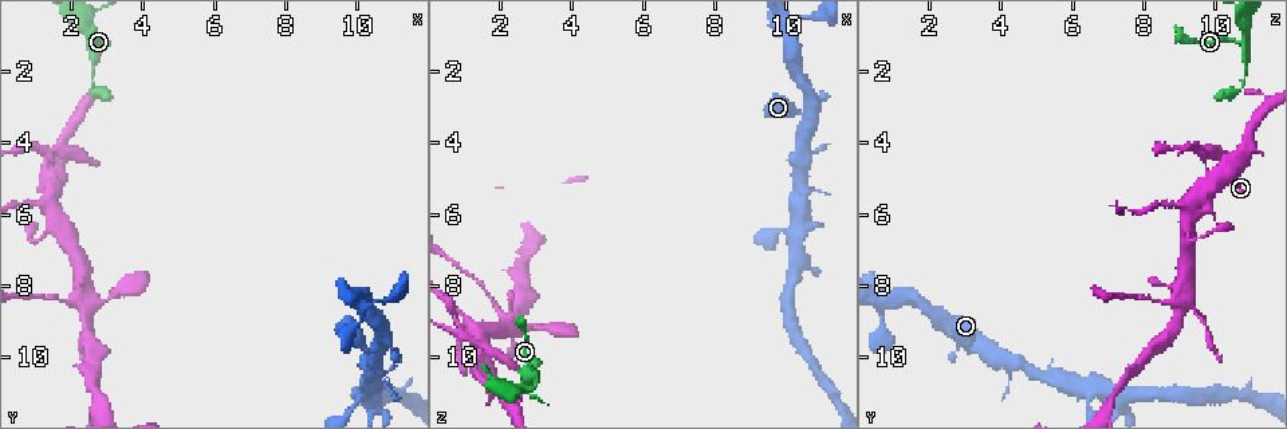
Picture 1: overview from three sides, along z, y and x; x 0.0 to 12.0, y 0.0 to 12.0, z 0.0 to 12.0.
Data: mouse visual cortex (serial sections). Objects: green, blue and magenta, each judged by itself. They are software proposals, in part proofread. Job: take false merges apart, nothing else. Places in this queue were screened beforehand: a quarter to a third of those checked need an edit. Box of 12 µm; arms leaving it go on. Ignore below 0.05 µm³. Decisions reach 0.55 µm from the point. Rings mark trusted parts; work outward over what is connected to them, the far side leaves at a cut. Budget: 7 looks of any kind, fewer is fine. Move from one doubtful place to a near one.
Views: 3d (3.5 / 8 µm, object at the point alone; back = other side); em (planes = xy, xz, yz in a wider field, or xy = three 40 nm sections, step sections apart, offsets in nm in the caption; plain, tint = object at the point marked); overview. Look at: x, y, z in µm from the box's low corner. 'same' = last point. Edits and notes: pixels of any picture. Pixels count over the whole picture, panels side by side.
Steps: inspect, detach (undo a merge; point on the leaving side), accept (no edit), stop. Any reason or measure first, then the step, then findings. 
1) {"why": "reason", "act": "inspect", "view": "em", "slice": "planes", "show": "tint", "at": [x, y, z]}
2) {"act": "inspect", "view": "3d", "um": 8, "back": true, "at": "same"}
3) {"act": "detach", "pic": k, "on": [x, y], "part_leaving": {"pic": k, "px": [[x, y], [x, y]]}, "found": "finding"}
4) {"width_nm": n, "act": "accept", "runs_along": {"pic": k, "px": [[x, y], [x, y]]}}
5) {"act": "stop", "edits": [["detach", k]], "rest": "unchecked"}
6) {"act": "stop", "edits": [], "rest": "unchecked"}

{"why": "a fork", "act": "inspect", "view": "3d", "um": 3.5, "back": true, "at": [1.4, 4.4, 9.7]}

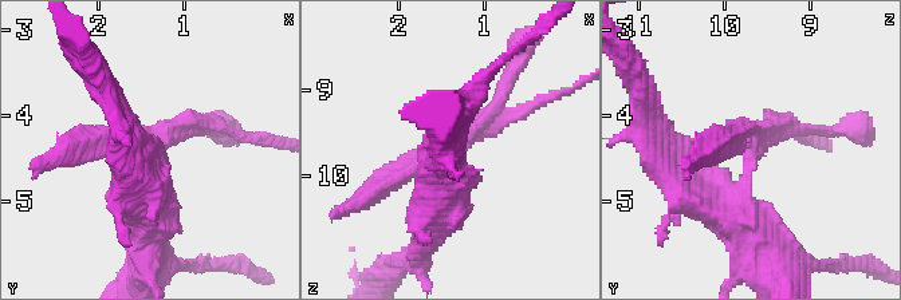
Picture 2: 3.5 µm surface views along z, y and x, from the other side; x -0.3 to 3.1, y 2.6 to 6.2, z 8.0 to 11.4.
{"why": "shape alone is not enough", "act": "inspect", "view": "em", "slice": "xy", "step": 2, "show": "tint", "at": "same"}

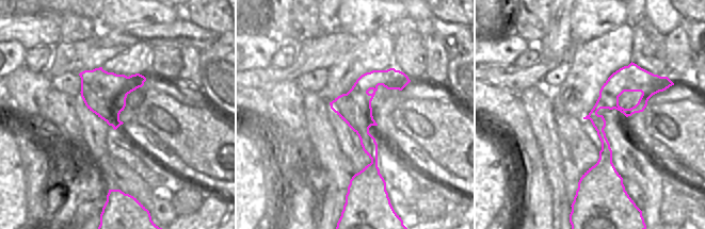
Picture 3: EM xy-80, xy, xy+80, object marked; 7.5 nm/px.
{"act": "detach", "pic": 2, "on": [400, 172], "part_leaving": {"pic": 2, "px": [[743, 177], [774, 125], [822, 129]]}, "found": "two cells meet here"}

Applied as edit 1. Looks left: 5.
{"why": "thick turns thin", "act": "inspect", "view": "3d", "um": 3.5, "at": [1.9, 8.5, 8.5]}

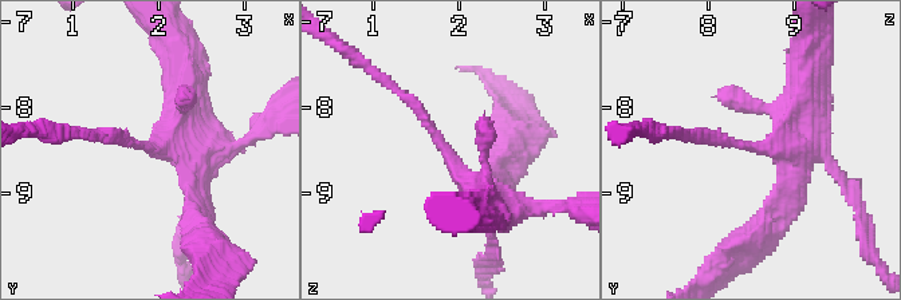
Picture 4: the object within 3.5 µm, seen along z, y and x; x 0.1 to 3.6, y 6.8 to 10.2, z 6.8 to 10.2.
{"arm_widths_nm": [150, 400], "act": "inspect", "view": "em", "slice": "xy", "step": 5, "show": "tint", "at": [1.85, 8.45, 8.50]}

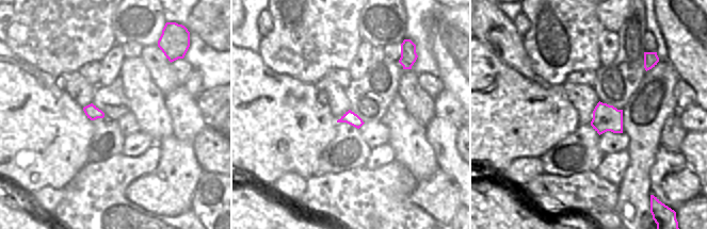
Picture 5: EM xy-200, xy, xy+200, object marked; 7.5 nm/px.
{"act": "accept", "runs_along": {"pic": 4, "px": [[491, 204], [392, 87]]}, "found": "all the same cell"}

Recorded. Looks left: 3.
{"why": "sharp bend", "act": "inspect", "view": "3d", "um": 3.5, "at": [10.5, 9.7, 3.3]}

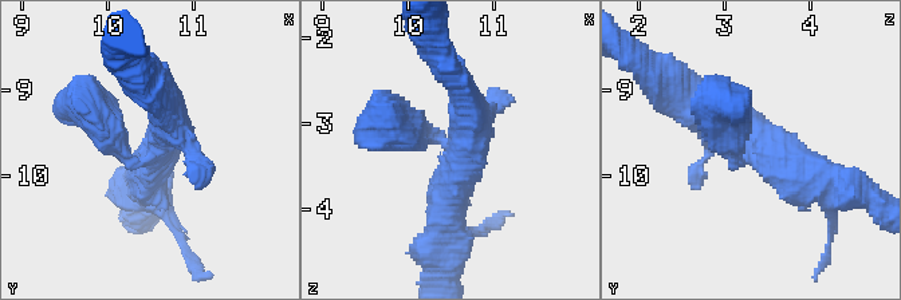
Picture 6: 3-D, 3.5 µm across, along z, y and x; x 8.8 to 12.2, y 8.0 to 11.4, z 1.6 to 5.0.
{"arms": 3, "arm_widths_nm": [400, 450, 450], "act": "inspect", "view": "em", "slice": "xy", "step": 2, "show": "tint", "at": [10.55, 9.80, 3.30]}

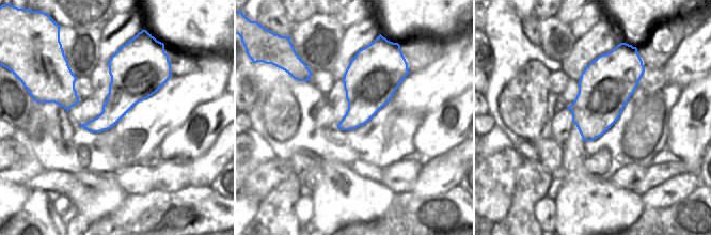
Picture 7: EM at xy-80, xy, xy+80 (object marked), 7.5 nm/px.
{"act": "accept", "runs_along": {"pic": 6, "px": [[730, 110], [826, 180]]}, "found": "all the same cell"}

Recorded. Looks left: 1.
{"act": "stop", "edits": [["detach", 2]], "rest": "unchecked"}

